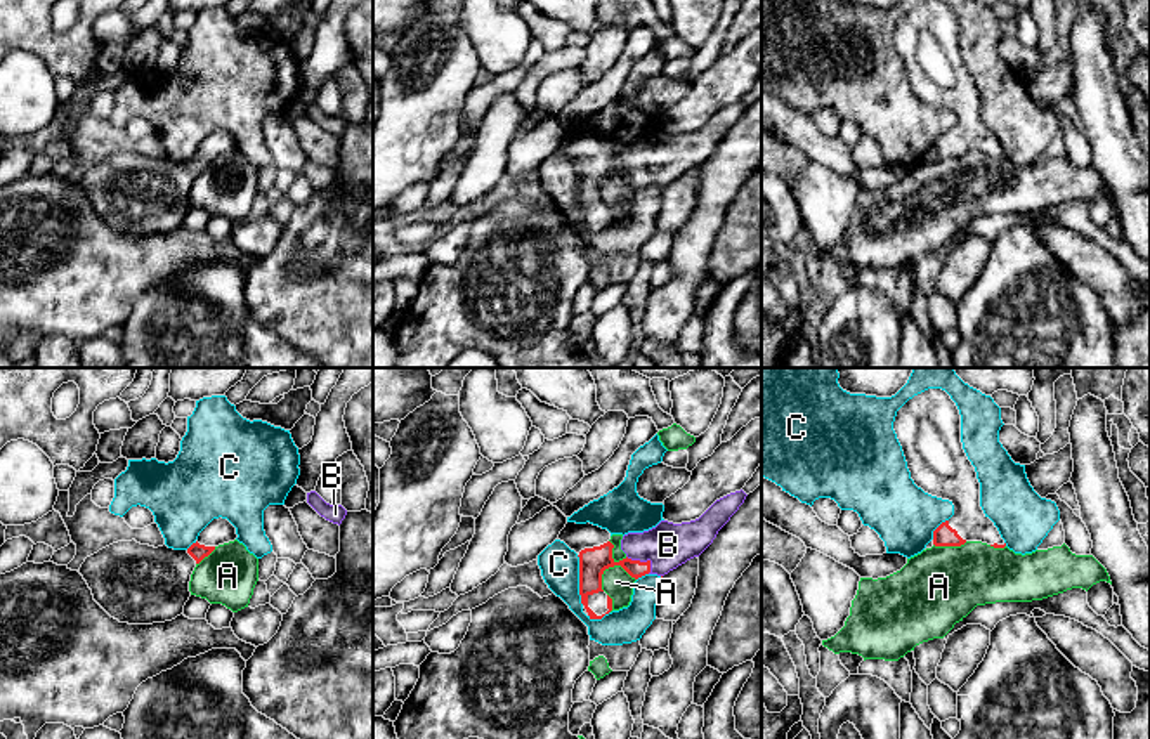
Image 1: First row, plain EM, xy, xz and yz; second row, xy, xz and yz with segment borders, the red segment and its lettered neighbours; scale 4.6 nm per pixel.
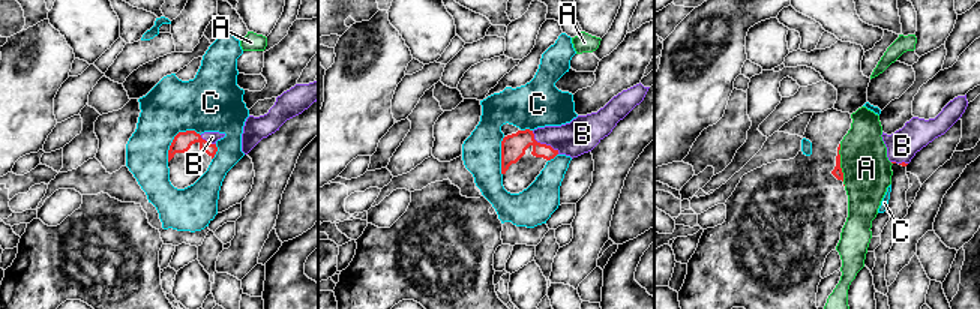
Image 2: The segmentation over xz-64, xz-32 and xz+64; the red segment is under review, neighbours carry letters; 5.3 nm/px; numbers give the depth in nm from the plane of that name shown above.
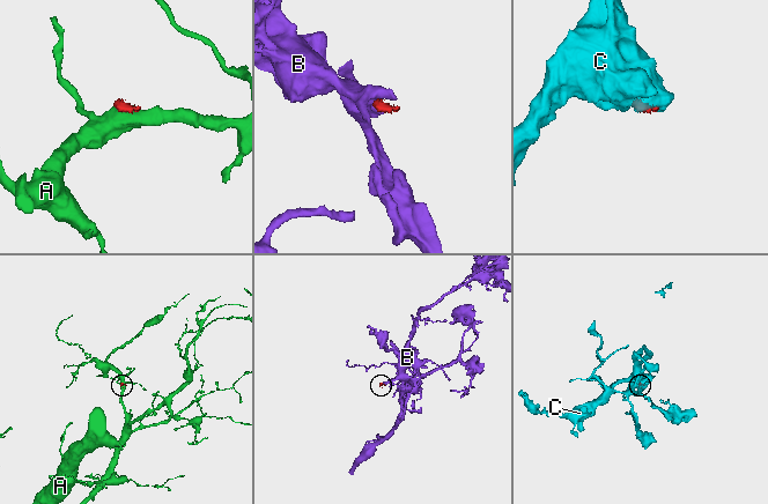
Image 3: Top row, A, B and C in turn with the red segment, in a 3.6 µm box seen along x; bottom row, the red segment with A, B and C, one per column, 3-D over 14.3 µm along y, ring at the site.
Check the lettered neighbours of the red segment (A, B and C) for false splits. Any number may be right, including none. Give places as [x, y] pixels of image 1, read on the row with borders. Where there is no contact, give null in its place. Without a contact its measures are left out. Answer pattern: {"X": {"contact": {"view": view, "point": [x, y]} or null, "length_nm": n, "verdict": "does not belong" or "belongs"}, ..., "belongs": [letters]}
{"A": {"contact": {"view": "xz", "point": [611, 566]}, "length_nm": 240, "verdict": "does not belong"}, "B": {"contact": {"view": "xz", "point": [642, 562]}, "length_nm": 140, "verdict": "belongs"}, "C": {"contact": {"view": "xz", "point": [580, 580]}, "length_nm": 240, "verdict": "does not belong"}, "belongs": ["B"]}

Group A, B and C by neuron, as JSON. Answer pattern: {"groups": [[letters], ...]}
{"groups": [["A"], ["B"], ["C"]]}

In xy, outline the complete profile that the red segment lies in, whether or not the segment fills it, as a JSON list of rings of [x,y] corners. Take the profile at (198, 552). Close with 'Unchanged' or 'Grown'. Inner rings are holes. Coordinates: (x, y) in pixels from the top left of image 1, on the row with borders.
[[[219,517],[199,533],[187,550],[173,550],[167,545],[154,548],[135,540],[118,541],[87,557],[78,572],[92,590],[94,600],[120,623],[165,623],[184,612],[191,597],[189,581],[194,567],[219,545],[236,538],[236,527],[227,519]]]. Grown

